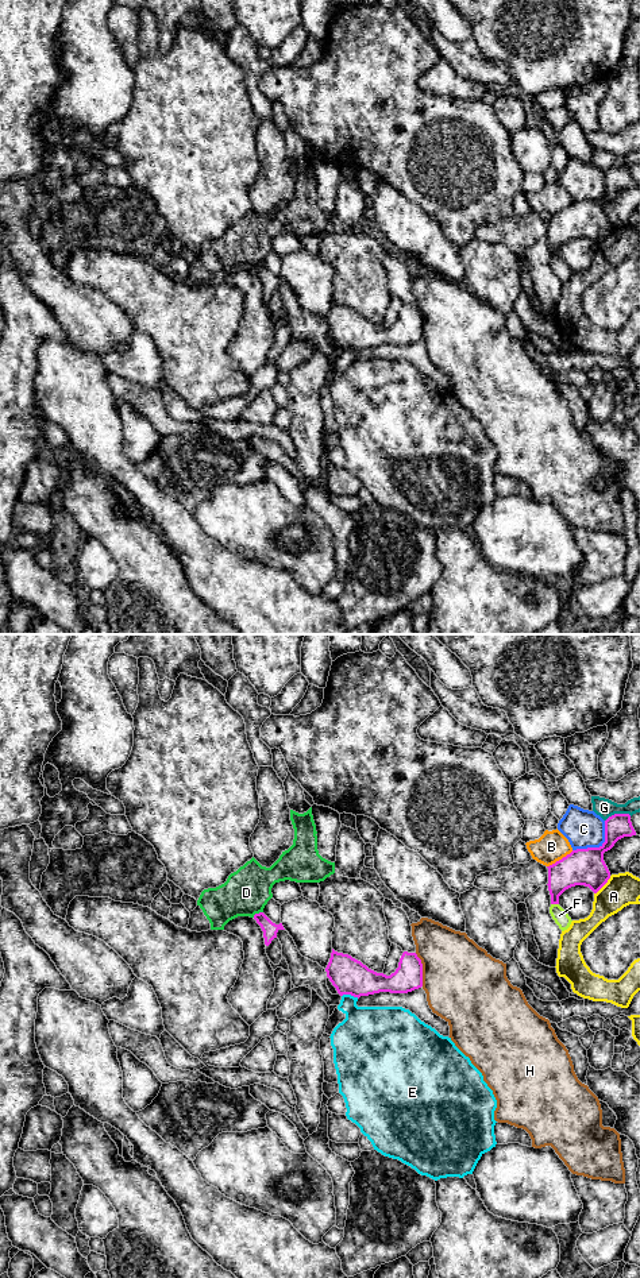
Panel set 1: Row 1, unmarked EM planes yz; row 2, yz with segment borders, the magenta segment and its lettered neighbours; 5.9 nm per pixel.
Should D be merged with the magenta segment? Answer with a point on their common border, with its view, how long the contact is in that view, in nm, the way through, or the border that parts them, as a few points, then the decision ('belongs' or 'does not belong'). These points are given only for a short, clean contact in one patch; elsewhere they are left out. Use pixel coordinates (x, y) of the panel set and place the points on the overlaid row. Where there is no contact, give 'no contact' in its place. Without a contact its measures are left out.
contact yz (257, 914); length 70 nm; border yz (262, 911), (253, 917); does not belong

